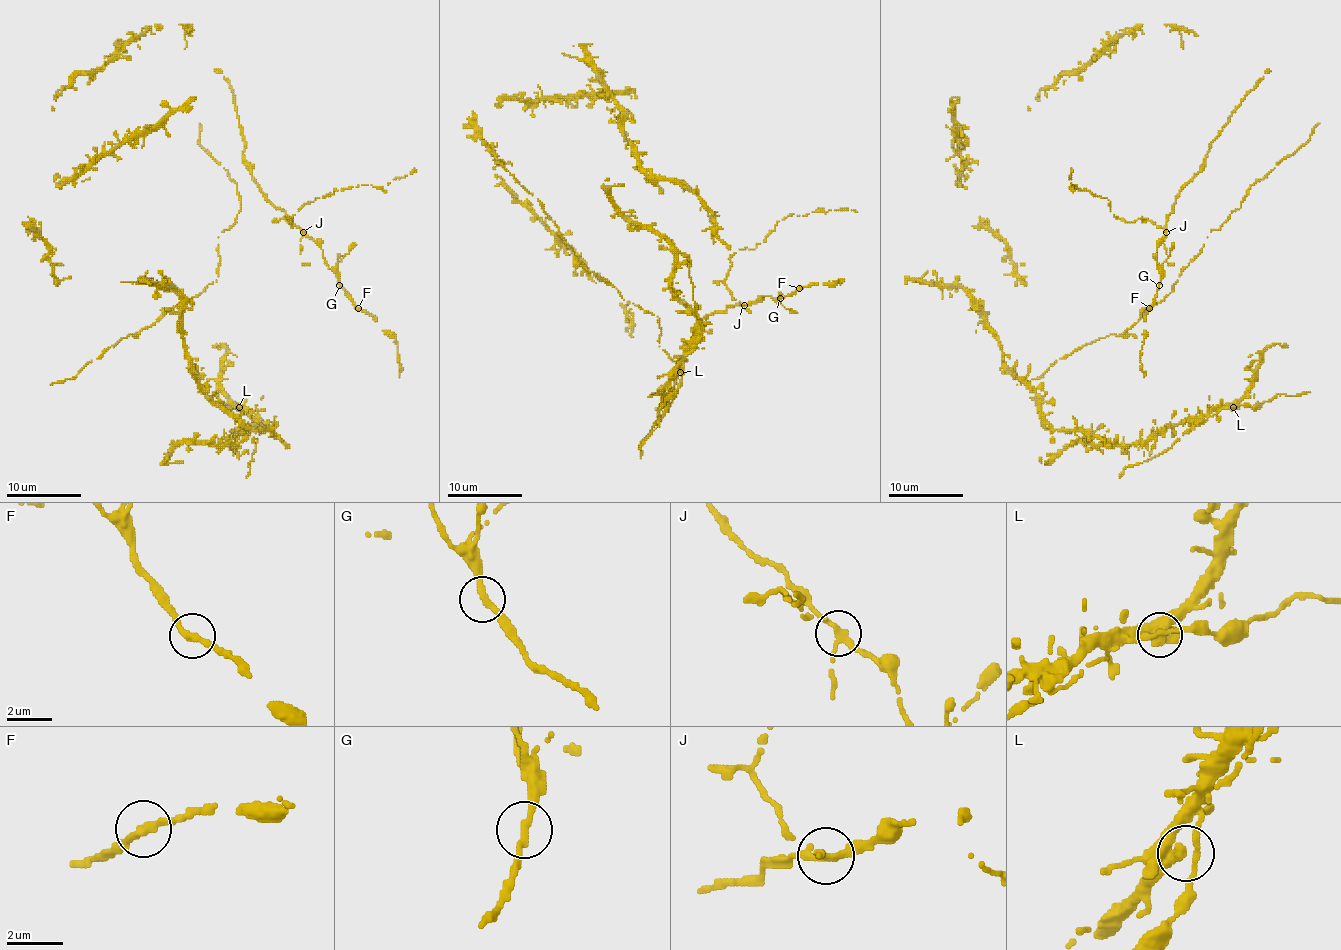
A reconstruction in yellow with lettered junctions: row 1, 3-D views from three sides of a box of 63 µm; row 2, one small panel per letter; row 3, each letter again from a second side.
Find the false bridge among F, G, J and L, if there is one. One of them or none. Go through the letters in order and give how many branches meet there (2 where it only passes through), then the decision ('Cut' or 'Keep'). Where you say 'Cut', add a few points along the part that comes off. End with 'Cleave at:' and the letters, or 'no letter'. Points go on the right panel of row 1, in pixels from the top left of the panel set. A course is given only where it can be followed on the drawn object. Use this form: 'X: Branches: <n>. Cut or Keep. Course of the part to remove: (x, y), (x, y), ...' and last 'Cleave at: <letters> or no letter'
F: Branches: 2. Keep
G: Branches: 2. Keep
J: Branches: 2. Cut. Course of the part to remove: (1166, 231), (1146, 218), (1127, 222), (1110, 211), (1106, 198), (1093, 196), (1077, 185), (1071, 187), (1073, 170)
L: Branches: 2. Keep
Cleave at: J

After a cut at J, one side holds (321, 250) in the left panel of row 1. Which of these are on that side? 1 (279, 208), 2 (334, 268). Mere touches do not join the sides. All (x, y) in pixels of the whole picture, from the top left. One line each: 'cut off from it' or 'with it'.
1: with it
2: with it

